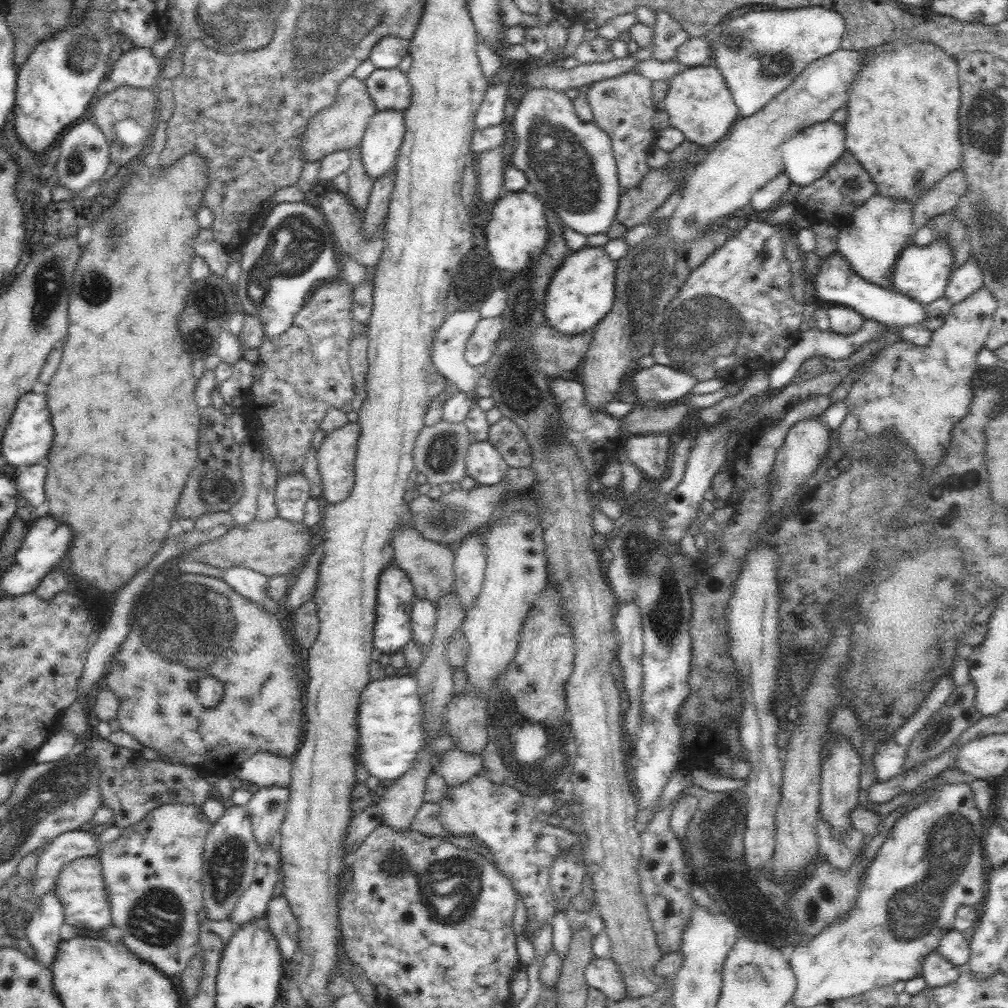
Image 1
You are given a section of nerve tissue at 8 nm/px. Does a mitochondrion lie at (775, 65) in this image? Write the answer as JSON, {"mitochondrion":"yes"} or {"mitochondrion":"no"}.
{"mitochondrion":"yes"}

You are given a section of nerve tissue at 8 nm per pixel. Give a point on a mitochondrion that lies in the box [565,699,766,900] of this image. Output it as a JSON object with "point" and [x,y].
{"point":[723,821]}

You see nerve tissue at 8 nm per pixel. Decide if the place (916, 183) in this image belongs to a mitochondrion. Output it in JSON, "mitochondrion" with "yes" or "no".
{"mitochondrion":"no"}

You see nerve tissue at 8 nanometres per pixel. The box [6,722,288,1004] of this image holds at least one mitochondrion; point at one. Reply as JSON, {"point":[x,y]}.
{"point":[156,919]}

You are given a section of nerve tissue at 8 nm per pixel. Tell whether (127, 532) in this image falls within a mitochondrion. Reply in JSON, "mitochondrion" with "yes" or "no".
{"mitochondrion":"no"}

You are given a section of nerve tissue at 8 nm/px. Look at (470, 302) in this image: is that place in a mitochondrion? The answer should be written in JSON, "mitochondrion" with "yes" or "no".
{"mitochondrion":"no"}

